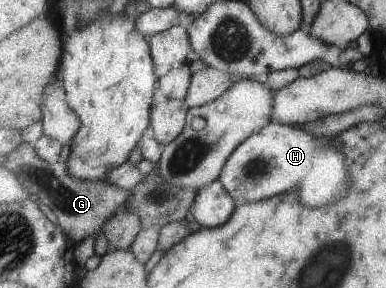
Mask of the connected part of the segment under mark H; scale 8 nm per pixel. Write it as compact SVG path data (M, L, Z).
M270 122L237 147L219 178L236 200L237 206L291 190L301 191L301 201L305 205L329 205L335 201L341 189L343 193L347 191L347 159L340 147L336 146L335 139L317 138L301 125L297 127Z

